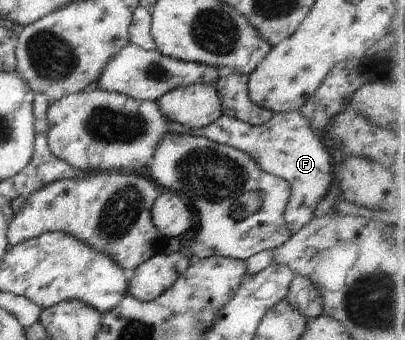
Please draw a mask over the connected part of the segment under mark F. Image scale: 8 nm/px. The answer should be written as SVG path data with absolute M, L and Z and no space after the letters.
M299 111L274 113L264 124L251 125L224 114L218 121L201 129L182 128L180 134L204 137L248 153L267 173L284 179L289 184L289 199L283 217L290 236L298 232L315 217L316 207L328 192L332 173L332 157Z

